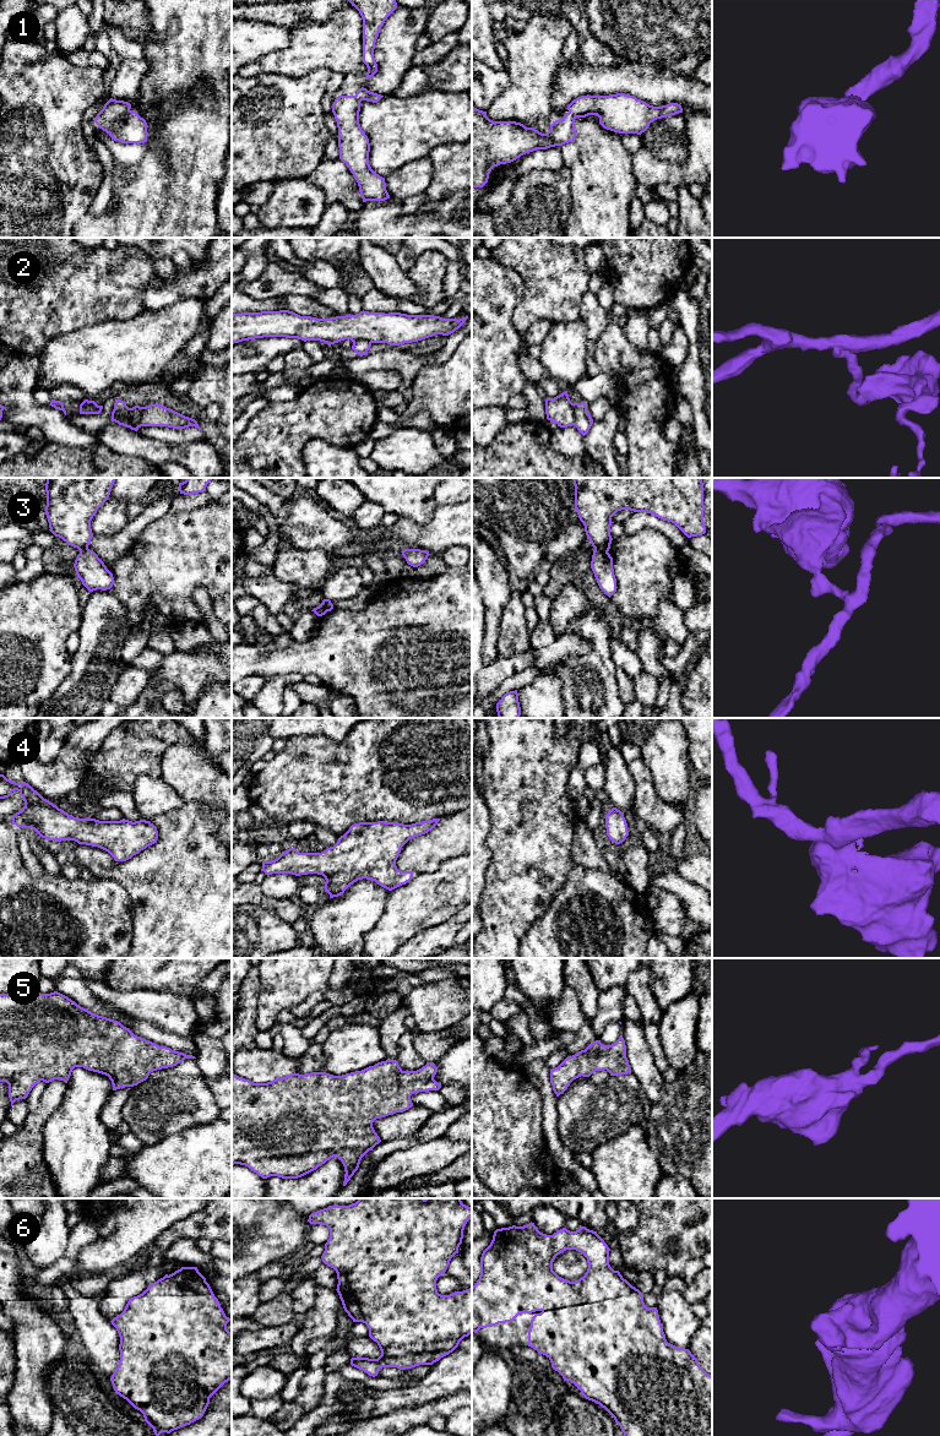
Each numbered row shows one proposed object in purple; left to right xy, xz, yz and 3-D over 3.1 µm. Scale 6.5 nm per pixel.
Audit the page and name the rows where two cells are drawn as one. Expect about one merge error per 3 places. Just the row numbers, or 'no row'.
2, 3

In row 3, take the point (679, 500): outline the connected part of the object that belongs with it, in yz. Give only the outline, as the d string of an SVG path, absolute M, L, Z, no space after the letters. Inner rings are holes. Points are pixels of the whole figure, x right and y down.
M572 478L575 508L587 539L597 550L608 553L612 544L612 517L621 510L647 512L674 523L688 538L706 533L702 478Z

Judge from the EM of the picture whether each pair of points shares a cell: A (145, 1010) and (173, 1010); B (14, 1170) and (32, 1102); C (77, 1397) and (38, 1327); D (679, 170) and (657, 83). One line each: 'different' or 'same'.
A: same
B: different
C: different
D: different

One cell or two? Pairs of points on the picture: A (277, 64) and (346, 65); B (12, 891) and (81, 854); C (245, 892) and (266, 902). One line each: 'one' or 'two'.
A: one
B: two
C: one

